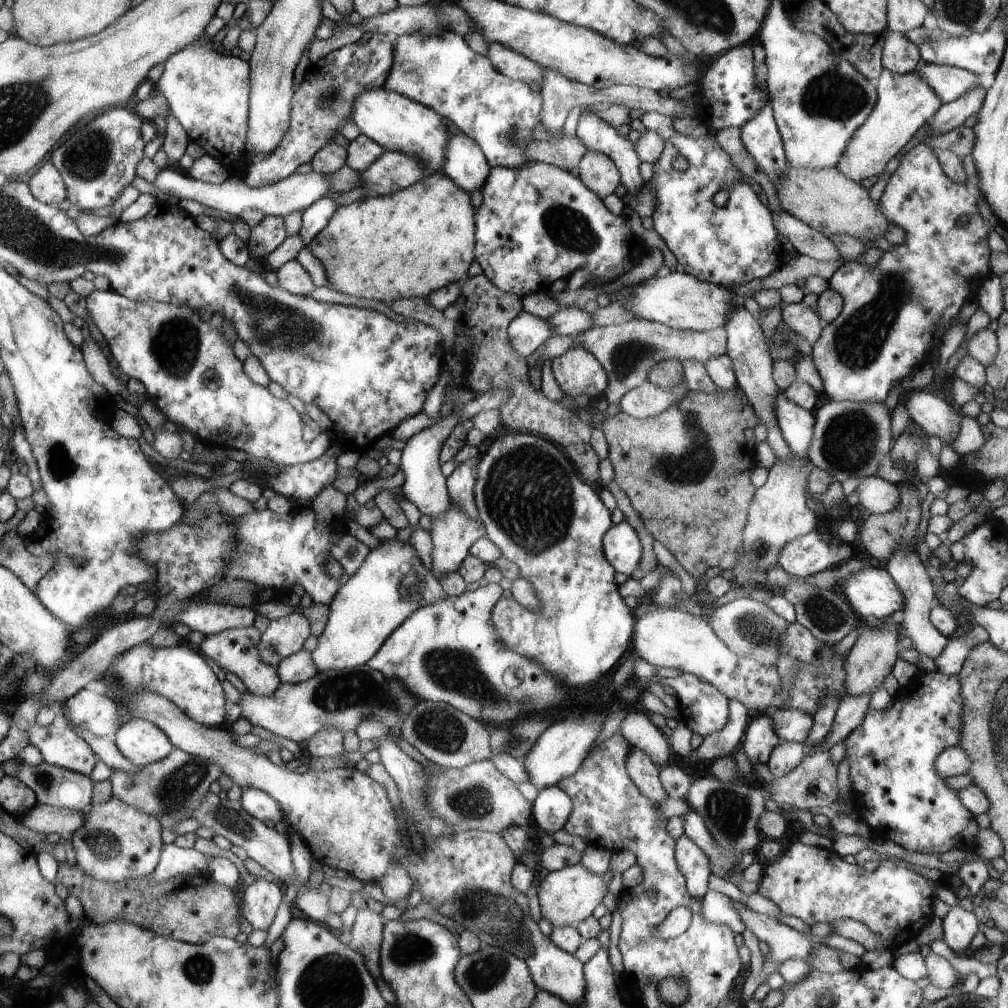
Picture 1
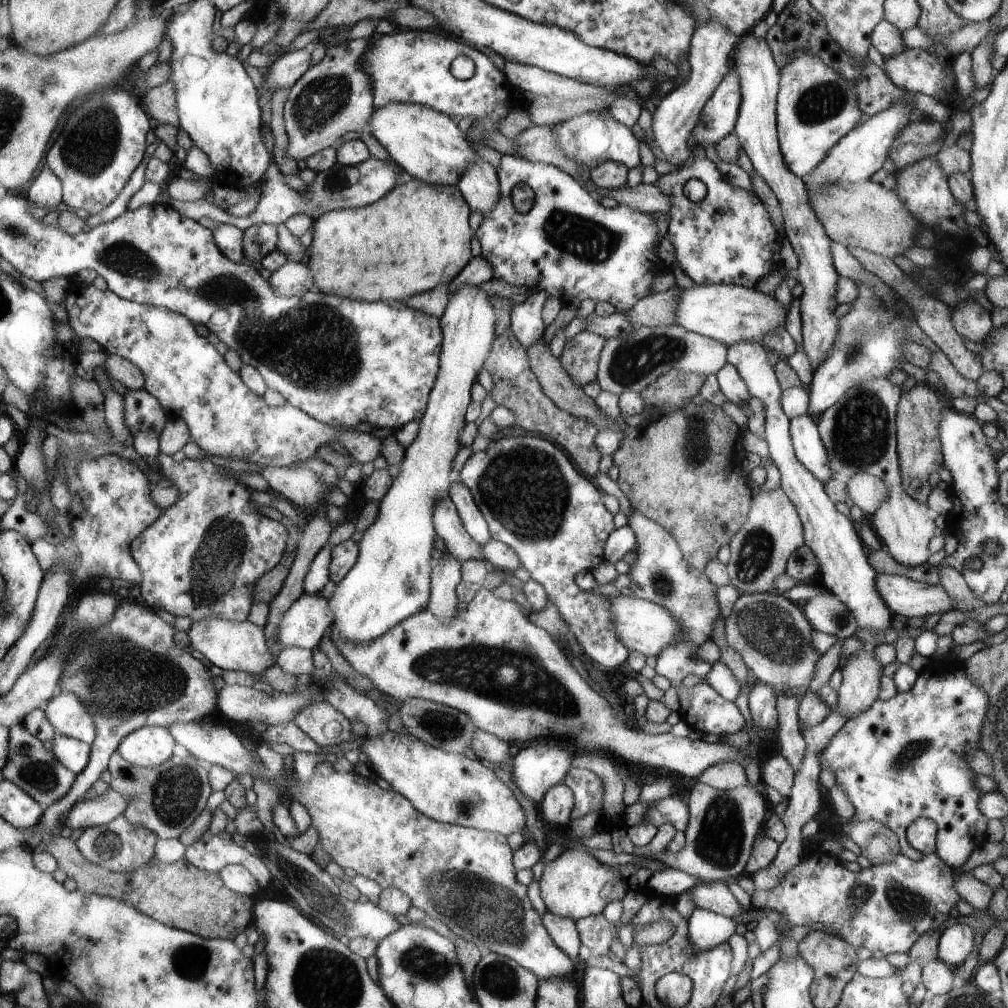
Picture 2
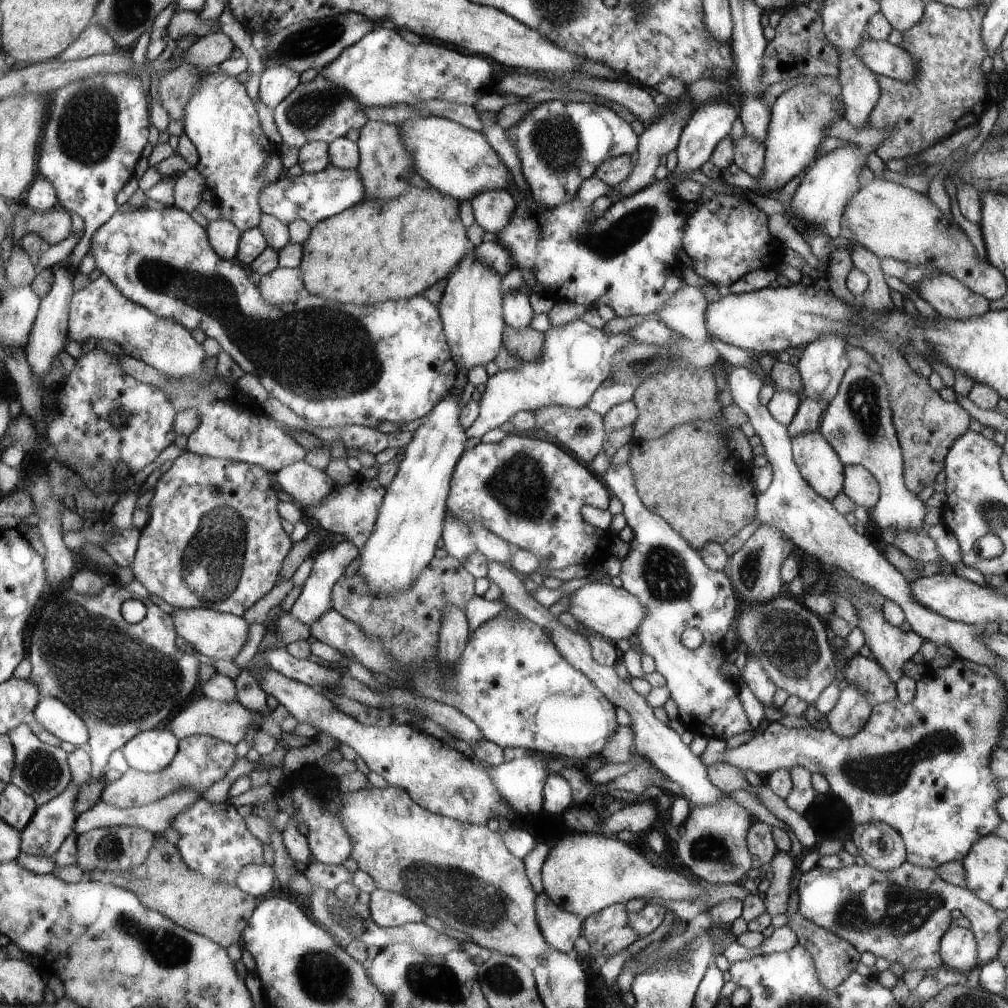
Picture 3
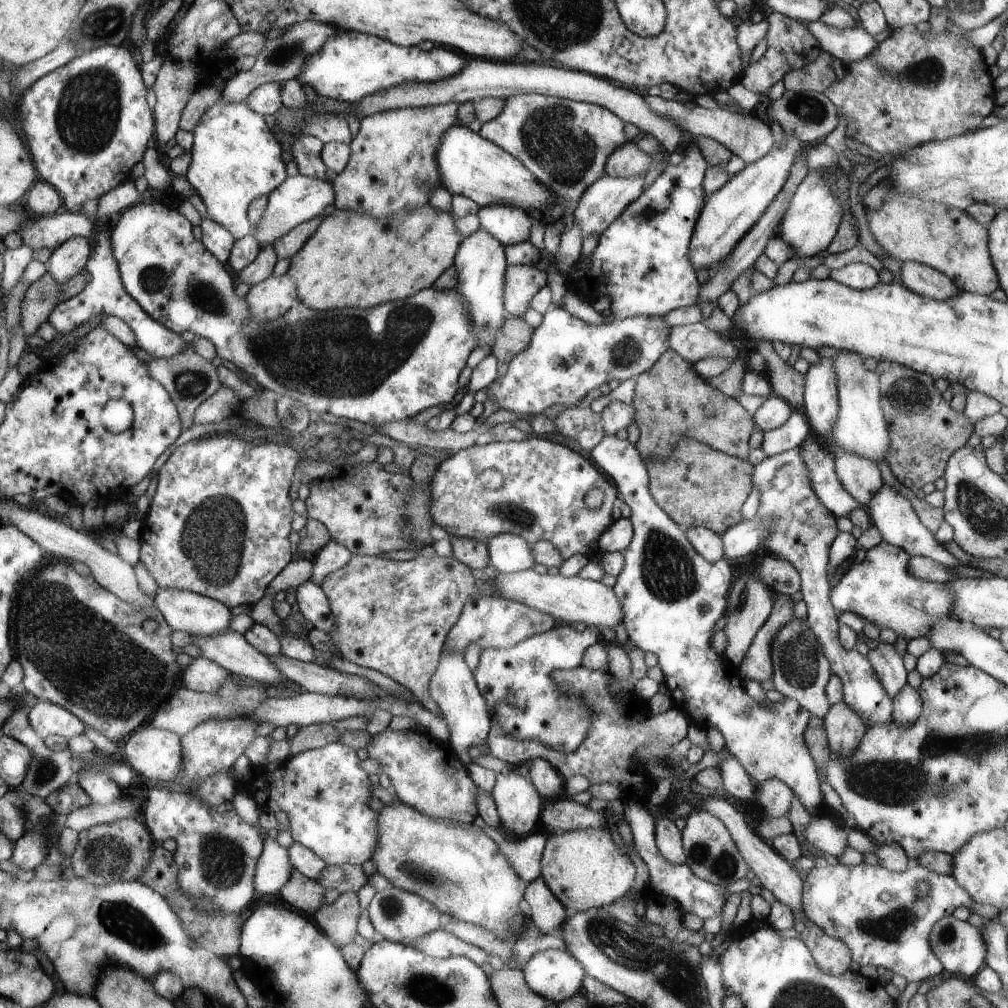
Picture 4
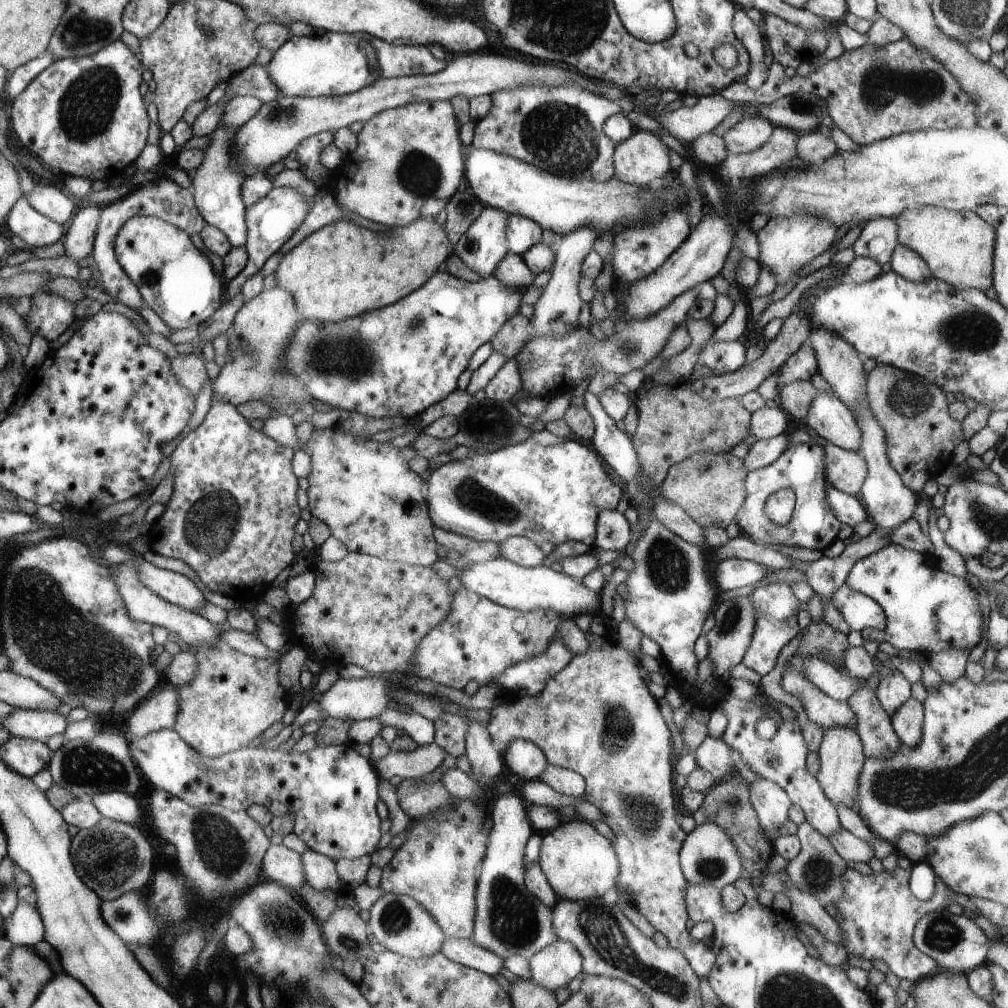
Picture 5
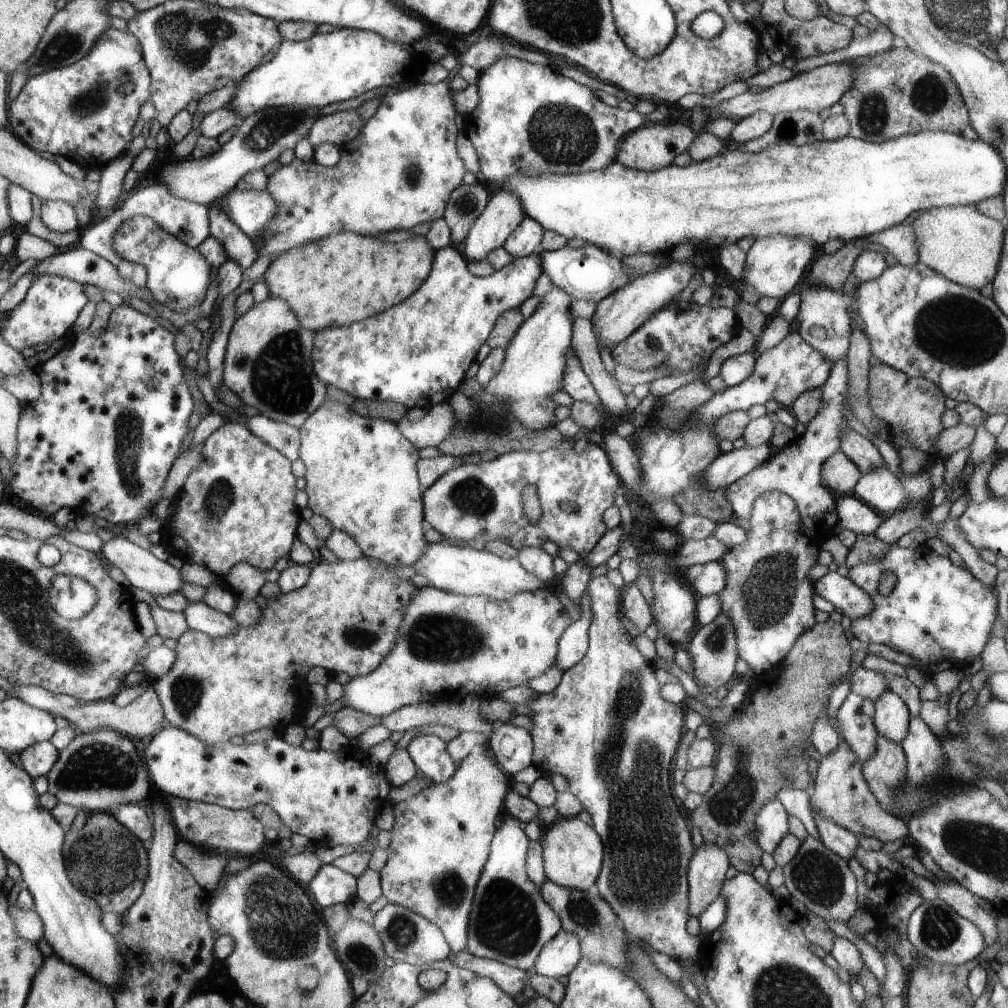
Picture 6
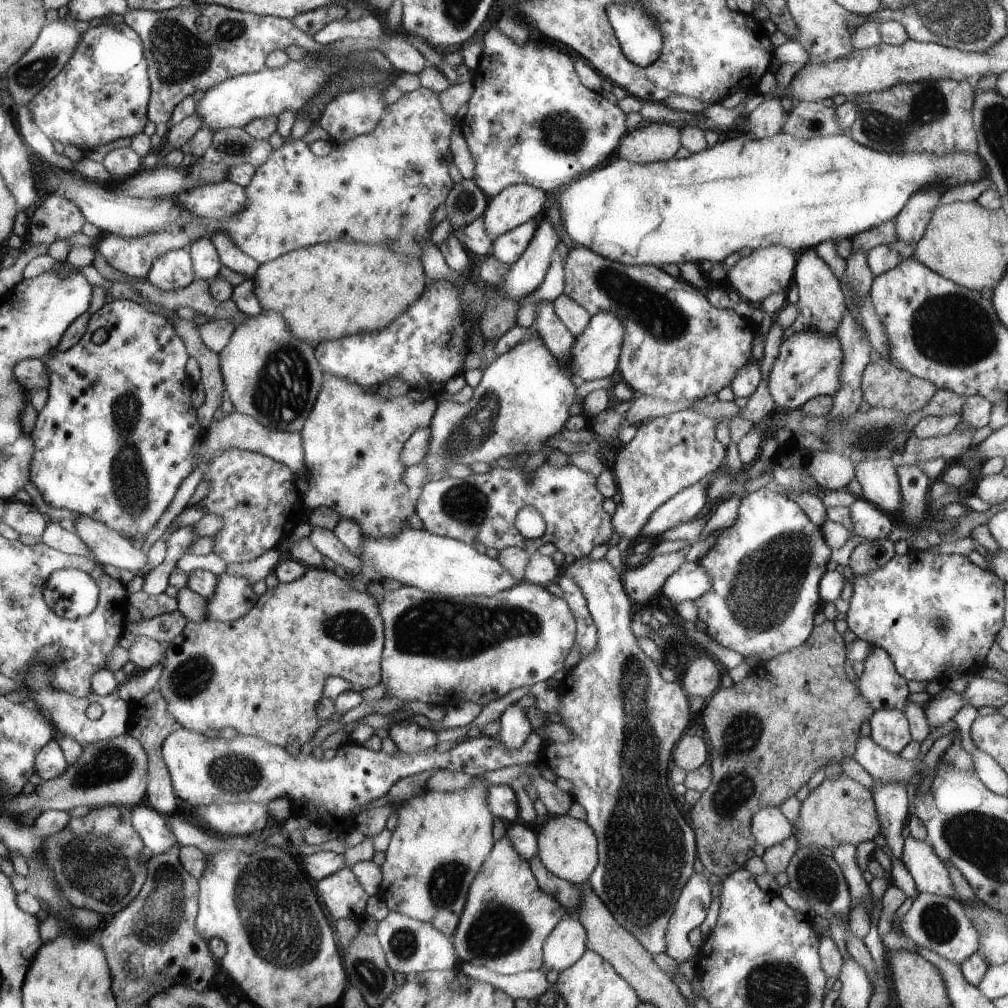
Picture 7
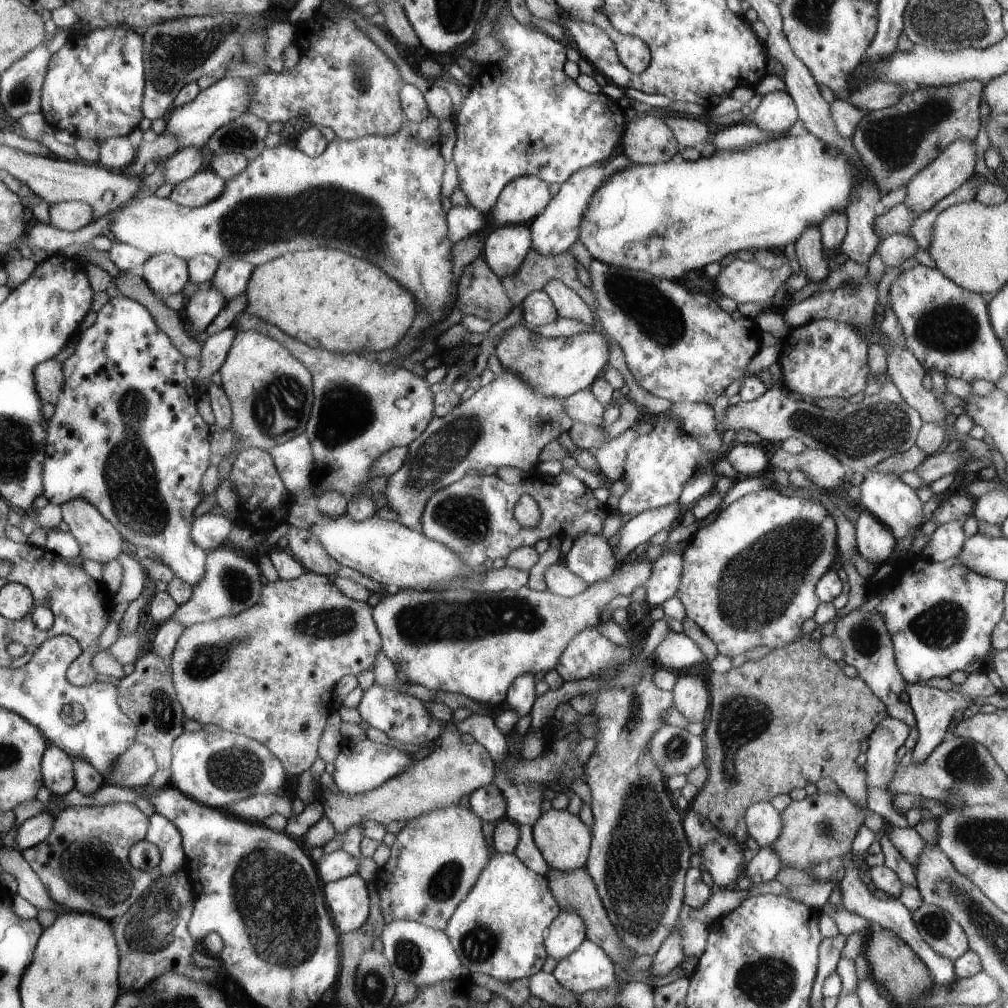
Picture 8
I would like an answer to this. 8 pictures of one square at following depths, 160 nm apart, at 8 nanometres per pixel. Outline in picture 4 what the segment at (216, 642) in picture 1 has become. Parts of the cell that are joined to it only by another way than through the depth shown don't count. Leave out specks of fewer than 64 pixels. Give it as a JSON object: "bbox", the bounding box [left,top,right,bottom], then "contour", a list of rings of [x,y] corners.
{"bbox":[154,588,233,638],"contour":[[[159,588],[154,599],[154,605],[168,620],[173,631],[184,632],[190,636],[202,636],[202,638],[218,638],[218,634],[228,634],[231,631],[233,612],[222,602],[180,588]]]}

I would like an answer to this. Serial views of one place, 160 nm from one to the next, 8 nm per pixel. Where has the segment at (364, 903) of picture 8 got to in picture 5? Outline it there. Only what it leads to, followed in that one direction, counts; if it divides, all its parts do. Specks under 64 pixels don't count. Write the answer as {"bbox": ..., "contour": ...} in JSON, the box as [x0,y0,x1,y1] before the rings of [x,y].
{"bbox":[300,849,343,894],"contour":[[[307,849],[300,854],[305,882],[316,890],[330,890],[336,894],[343,891],[342,882],[339,881],[335,870],[335,861],[316,851]]]}

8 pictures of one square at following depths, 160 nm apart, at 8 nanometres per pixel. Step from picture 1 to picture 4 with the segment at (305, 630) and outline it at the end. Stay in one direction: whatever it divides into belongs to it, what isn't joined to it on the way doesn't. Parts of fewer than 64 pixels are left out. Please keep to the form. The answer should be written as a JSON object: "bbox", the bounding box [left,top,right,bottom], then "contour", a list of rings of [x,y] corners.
{"bbox":[310,542,352,586],"contour":[[[328,542],[324,548],[318,551],[313,557],[313,572],[310,582],[314,582],[316,586],[322,586],[322,580],[326,576],[330,576],[332,572],[340,570],[342,566],[346,566],[352,559],[352,554],[348,548],[336,542]]]}

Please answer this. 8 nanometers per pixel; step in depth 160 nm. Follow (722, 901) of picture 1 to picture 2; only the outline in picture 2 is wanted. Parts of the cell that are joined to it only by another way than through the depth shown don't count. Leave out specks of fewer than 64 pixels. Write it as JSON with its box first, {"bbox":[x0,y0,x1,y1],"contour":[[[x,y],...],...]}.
{"bbox":[687,909,736,951],"contour":[[[695,909],[687,920],[690,942],[701,951],[711,951],[726,944],[736,924],[731,918],[704,909]]]}

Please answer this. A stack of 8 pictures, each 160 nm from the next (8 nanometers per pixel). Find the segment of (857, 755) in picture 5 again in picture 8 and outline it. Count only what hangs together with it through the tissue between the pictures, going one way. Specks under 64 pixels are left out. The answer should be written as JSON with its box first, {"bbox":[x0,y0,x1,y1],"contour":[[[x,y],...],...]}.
{"bbox":[771,792,865,870],"contour":[[[818,792],[806,796],[800,802],[793,801],[780,813],[784,830],[771,848],[781,858],[781,862],[786,862],[789,868],[795,870],[809,870],[814,862],[825,866],[827,860],[841,858],[851,852],[853,843],[864,827],[864,814],[865,809],[844,792],[834,795]]]}

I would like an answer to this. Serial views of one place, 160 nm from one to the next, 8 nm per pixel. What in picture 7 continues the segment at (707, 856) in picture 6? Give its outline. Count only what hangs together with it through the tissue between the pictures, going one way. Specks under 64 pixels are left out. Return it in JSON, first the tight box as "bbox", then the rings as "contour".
{"bbox":[666,871,714,962],"contour":[[[705,871],[690,878],[681,890],[681,896],[669,921],[666,935],[669,946],[666,954],[679,962],[686,962],[698,955],[698,950],[688,940],[688,934],[706,920],[708,907],[714,900],[708,877],[709,874]]]}

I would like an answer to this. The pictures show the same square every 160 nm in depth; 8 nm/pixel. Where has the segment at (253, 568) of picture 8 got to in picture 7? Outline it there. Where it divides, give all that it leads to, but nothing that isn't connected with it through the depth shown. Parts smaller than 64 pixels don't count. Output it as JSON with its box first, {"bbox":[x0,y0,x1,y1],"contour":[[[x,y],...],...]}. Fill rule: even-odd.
{"bbox":[126,571,256,642],"contour":[[[225,571],[217,576],[217,590],[206,599],[206,619],[234,622],[248,614],[256,604],[253,584],[243,576]],[[176,609],[174,612],[146,619],[145,621],[130,621],[129,625],[126,625],[126,632],[134,634],[136,637],[144,635],[155,641],[170,642],[184,632],[185,626],[189,622],[189,618]]]}

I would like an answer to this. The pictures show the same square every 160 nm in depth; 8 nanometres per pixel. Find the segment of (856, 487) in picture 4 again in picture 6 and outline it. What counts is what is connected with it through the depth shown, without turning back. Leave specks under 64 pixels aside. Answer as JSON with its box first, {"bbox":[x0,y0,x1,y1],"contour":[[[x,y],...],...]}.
{"bbox":[822,451,861,496],"contour":[[[840,451],[822,466],[822,481],[836,496],[853,494],[861,478],[861,468]]]}

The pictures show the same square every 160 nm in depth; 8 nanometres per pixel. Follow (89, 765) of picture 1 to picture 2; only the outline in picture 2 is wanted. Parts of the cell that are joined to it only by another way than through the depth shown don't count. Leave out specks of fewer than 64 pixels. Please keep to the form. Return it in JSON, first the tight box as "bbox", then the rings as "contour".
{"bbox":[52,735,91,775],"contour":[[[59,735],[52,750],[68,770],[79,775],[88,764],[90,749],[91,746],[85,742]]]}

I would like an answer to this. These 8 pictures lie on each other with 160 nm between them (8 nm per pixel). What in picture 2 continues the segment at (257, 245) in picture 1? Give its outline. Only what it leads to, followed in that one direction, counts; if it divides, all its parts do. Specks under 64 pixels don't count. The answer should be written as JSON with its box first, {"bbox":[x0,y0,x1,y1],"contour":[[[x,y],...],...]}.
{"bbox":[244,223,278,266],"contour":[[[268,223],[250,225],[244,232],[244,249],[246,262],[257,266],[263,256],[276,250],[278,238],[277,227]]]}

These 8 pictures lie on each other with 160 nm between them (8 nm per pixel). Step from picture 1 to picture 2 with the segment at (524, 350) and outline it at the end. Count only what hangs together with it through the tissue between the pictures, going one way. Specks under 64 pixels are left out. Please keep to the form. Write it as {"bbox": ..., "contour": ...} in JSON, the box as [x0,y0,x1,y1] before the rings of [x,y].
{"bbox":[511,291,548,348],"contour":[[[544,291],[530,293],[523,303],[513,304],[511,312],[513,333],[526,348],[542,340],[544,336],[546,327],[541,312],[548,297]]]}

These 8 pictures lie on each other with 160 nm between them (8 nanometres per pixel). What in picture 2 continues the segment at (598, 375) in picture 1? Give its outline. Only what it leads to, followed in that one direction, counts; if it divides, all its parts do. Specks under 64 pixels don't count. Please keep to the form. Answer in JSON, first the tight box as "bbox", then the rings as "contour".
{"bbox":[560,331,608,387],"contour":[[[581,331],[565,344],[560,364],[581,387],[597,380],[602,349],[608,339],[592,331]]]}

